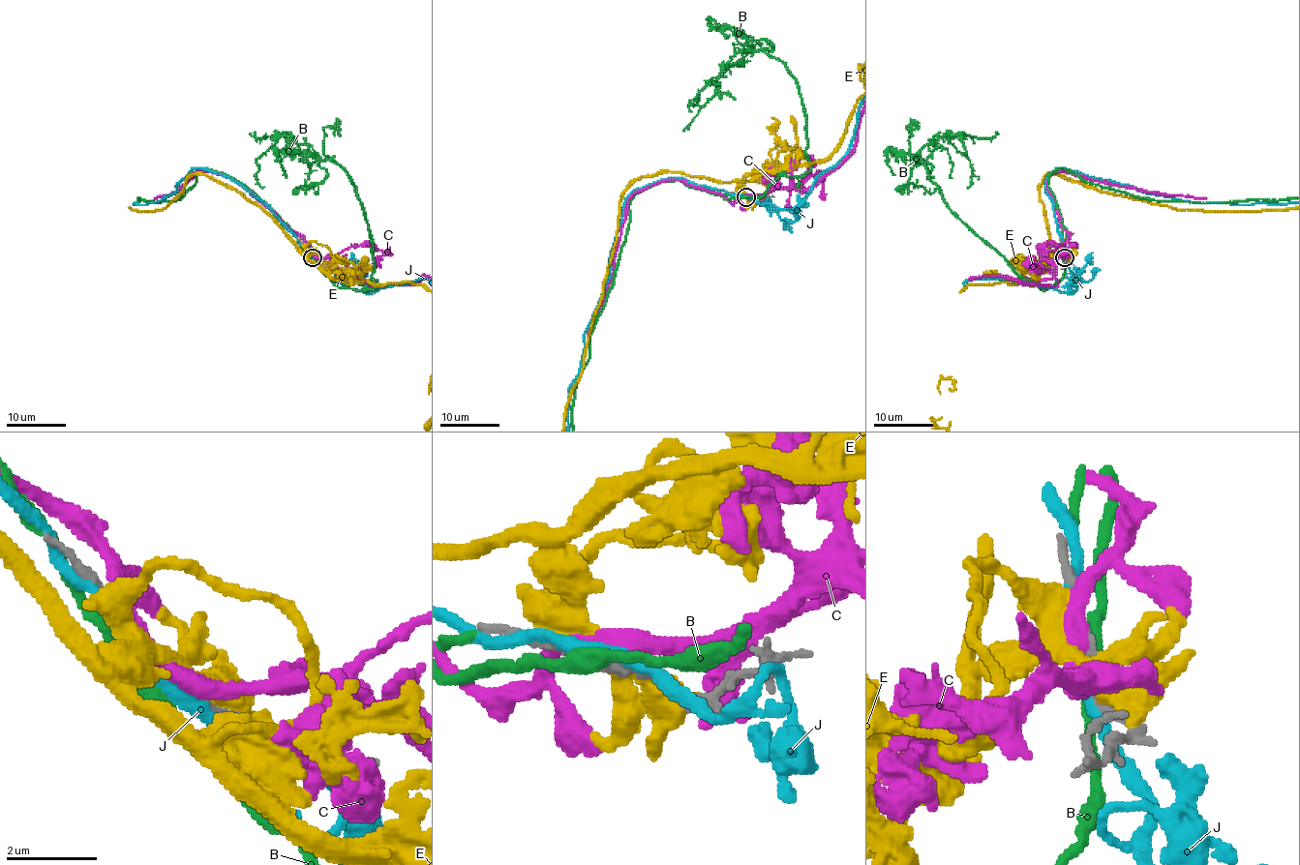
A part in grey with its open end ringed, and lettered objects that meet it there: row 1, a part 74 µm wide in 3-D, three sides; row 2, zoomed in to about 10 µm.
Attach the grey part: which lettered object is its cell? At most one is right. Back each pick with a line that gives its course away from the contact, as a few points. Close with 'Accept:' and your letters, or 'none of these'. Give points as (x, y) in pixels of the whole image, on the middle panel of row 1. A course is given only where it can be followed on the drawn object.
Accept: B

